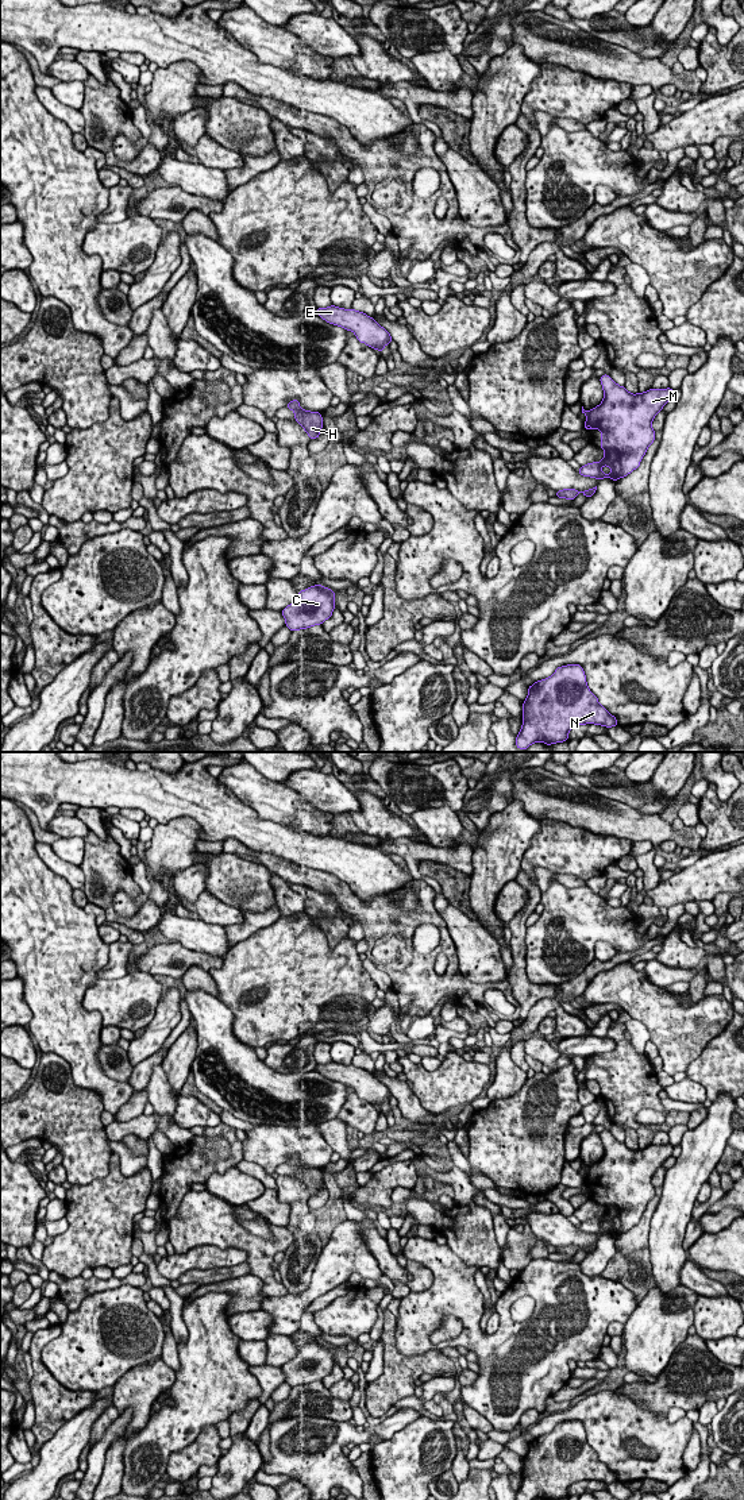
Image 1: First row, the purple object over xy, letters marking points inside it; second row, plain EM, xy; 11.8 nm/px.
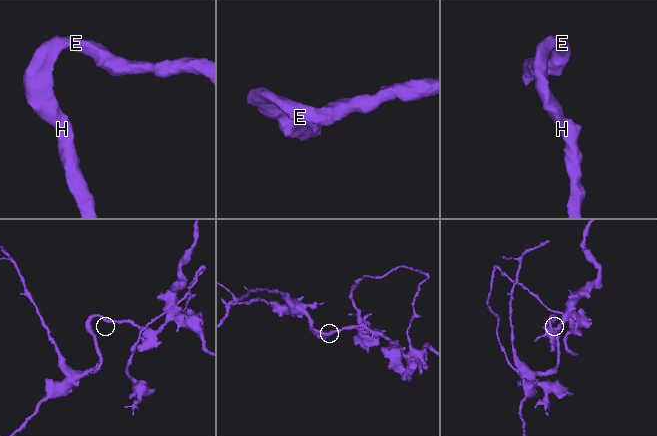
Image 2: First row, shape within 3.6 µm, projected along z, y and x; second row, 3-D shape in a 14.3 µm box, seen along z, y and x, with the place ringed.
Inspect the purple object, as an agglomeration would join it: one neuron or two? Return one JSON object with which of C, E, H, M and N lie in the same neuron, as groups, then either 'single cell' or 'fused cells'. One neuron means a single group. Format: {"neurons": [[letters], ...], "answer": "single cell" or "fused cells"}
{"neurons": [["C", "E", "H", "M", "N"]], "answer": "single cell"}

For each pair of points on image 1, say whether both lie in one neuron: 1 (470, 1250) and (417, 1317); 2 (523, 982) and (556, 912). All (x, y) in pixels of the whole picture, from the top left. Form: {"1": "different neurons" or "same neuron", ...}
{"1": "different neurons", "2": "different neurons"}

